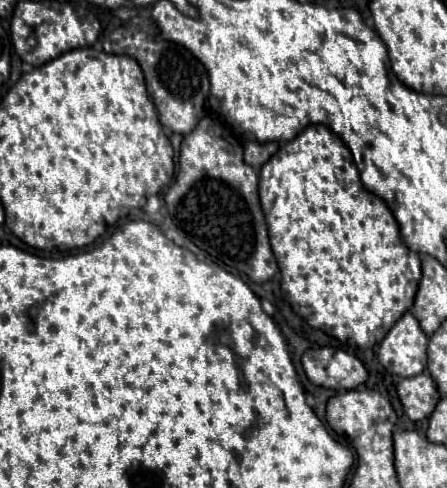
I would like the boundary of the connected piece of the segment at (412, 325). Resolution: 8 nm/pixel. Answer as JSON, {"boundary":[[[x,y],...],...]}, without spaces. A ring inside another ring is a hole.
{"boundary":[[[406,311],[382,339],[378,347],[378,361],[388,373],[414,377],[426,369],[426,347],[428,337],[414,315]]]}

